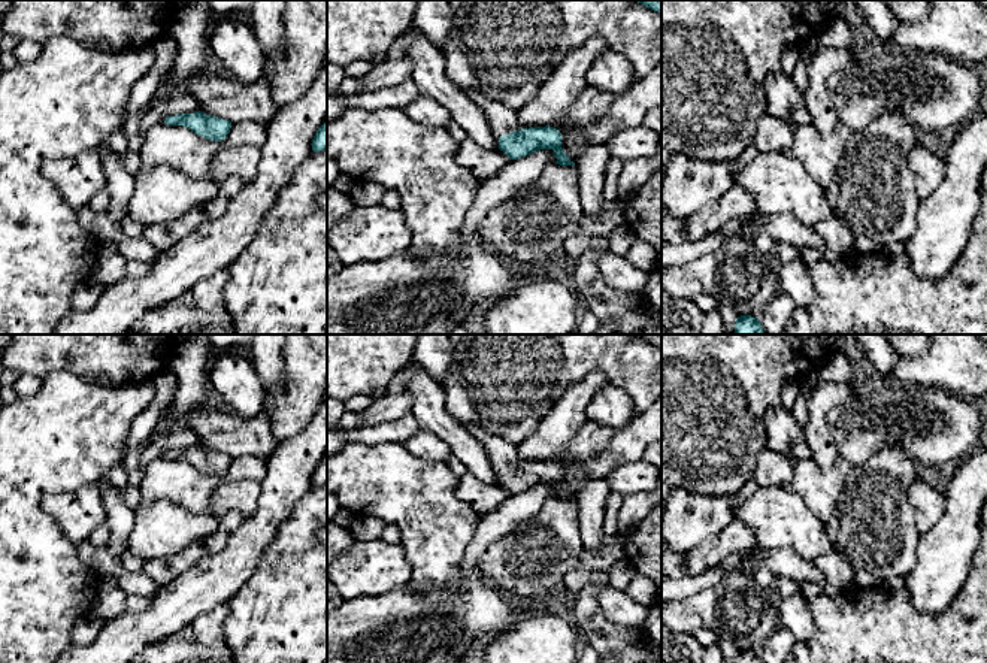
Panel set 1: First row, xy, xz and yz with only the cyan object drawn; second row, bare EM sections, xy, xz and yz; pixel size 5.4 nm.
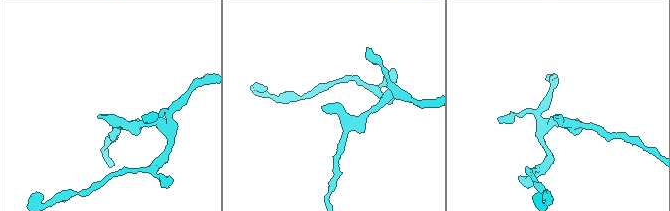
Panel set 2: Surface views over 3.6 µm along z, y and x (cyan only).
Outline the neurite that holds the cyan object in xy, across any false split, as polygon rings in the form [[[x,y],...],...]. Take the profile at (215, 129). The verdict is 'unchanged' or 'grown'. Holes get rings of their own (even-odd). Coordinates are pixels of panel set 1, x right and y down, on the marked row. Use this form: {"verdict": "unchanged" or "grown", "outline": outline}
{"verdict": "unchanged", "outline": [[[203,112],[178,113],[164,119],[167,125],[182,125],[199,136],[214,142],[221,142],[230,133],[231,122],[218,116],[211,116]]]}

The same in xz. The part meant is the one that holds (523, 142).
{"verdict": "grown", "outline": [[[461,88],[464,94],[482,109],[488,118],[491,133],[499,139],[499,149],[511,160],[517,160],[541,149],[552,149],[555,164],[575,166],[563,152],[561,133],[549,125],[518,130],[518,112],[511,106],[484,97],[473,88]]]}

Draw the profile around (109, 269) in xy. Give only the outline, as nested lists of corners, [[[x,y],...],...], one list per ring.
[[[100,242],[93,276],[105,287],[113,285],[125,278],[125,264],[127,260],[115,242]]]

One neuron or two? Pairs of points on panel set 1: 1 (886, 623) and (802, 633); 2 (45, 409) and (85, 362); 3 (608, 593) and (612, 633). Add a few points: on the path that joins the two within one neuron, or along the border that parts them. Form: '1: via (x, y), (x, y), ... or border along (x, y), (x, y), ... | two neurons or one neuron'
1: border along (811, 601), (814, 633), (805, 641), (798, 642) | two neurons
2: border along (79, 375), (70, 371), (51, 371), (42, 380) | two neurons
3: border along (598, 590), (598, 604), (606, 618), (641, 629) | two neurons

